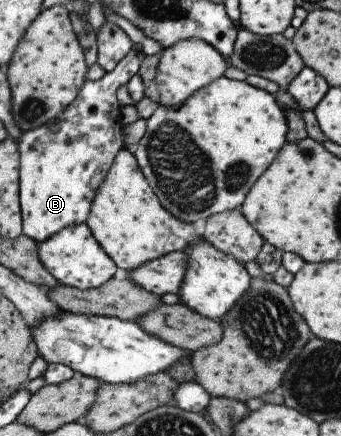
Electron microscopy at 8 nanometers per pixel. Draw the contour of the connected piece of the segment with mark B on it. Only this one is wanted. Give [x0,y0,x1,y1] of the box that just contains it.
[16,44,143,243]

